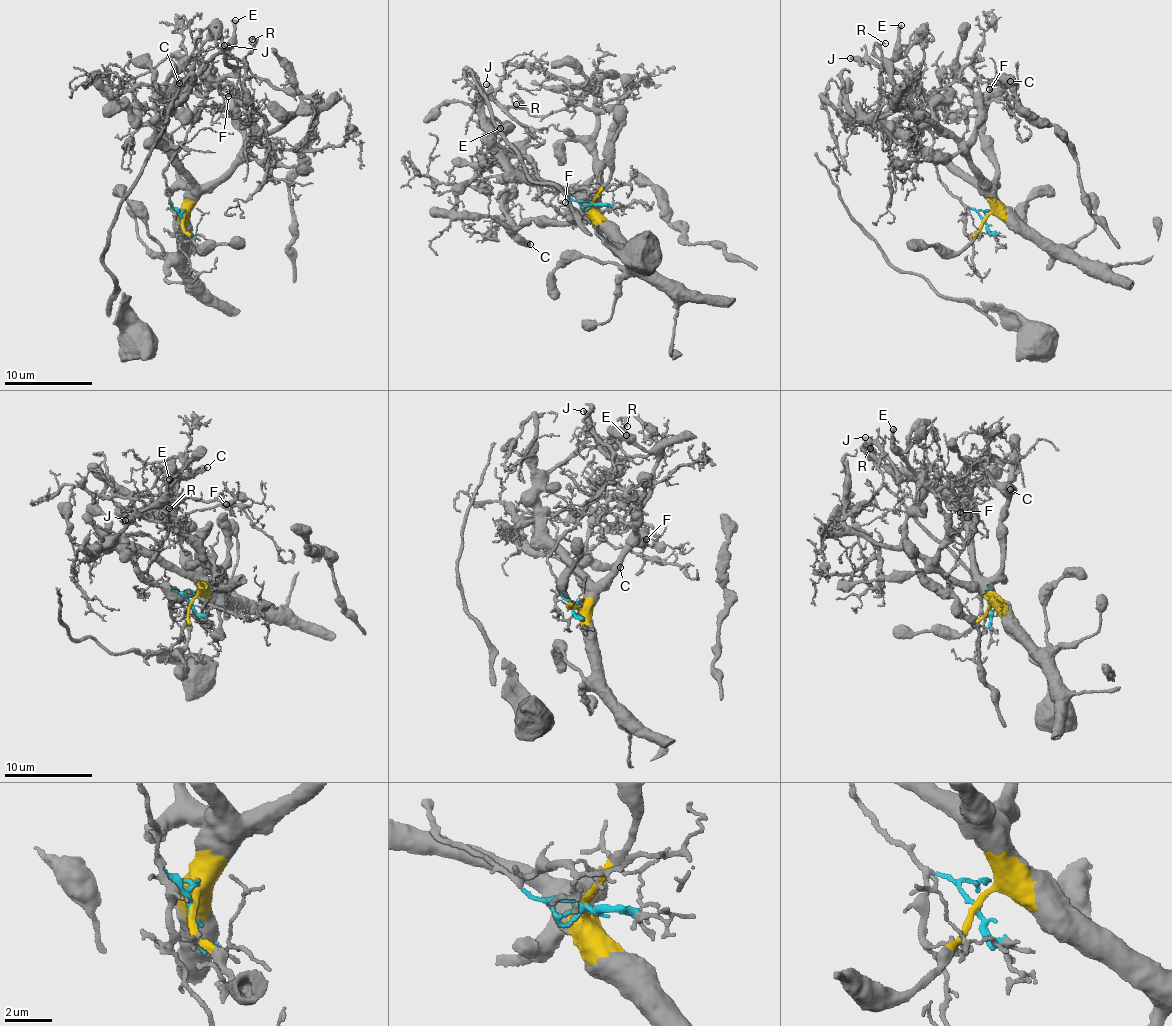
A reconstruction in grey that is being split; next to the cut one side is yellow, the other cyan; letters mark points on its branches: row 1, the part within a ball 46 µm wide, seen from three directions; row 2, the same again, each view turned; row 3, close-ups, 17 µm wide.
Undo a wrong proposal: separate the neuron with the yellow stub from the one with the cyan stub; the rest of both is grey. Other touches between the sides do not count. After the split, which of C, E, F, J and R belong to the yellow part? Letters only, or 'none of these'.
C, E

